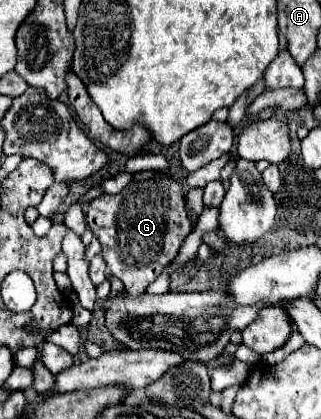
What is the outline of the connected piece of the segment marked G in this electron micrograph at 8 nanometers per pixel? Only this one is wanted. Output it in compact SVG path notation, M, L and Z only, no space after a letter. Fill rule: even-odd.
M140 171L118 195L104 195L86 209L86 223L102 245L108 271L124 283L130 295L140 295L176 257L182 241L192 231L184 207L184 189L152 171Z

